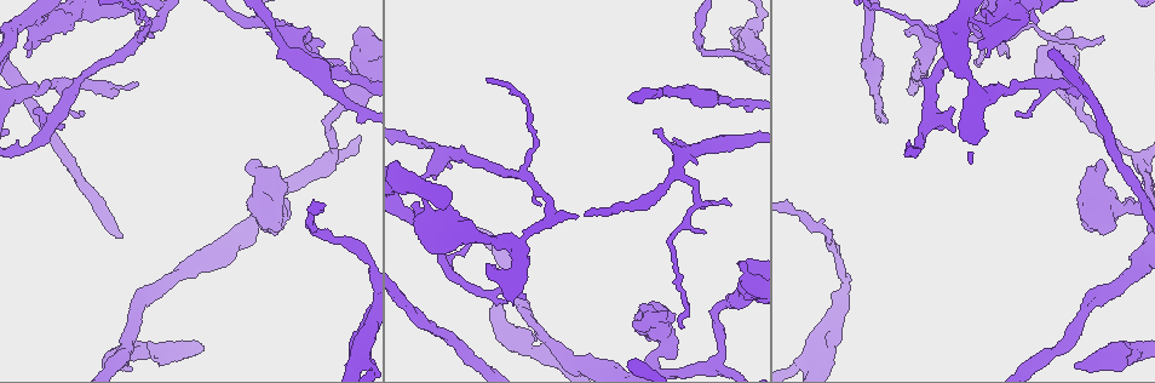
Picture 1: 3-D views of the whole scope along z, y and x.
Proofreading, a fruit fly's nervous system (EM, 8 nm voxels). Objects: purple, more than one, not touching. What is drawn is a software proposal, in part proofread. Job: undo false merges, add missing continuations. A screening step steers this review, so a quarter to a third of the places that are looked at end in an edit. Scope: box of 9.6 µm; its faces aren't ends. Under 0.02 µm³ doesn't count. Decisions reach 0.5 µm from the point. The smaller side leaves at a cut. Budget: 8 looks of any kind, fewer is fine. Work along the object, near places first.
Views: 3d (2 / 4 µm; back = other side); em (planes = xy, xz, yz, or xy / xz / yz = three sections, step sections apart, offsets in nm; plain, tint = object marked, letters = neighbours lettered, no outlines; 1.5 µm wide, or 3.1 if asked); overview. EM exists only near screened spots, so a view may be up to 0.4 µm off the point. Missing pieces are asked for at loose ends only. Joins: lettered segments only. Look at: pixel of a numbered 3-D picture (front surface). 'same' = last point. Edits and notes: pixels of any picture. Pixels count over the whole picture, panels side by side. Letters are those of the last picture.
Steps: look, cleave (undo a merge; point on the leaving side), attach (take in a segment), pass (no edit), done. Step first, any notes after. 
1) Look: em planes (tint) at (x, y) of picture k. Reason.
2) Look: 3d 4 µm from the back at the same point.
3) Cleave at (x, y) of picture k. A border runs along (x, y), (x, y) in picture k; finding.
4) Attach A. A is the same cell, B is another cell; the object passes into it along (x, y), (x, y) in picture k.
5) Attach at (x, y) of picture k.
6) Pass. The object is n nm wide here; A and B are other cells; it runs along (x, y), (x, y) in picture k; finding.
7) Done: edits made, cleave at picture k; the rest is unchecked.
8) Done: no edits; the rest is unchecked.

Look: em xy step 8 (letters) at (1101, 39) of picture 1.

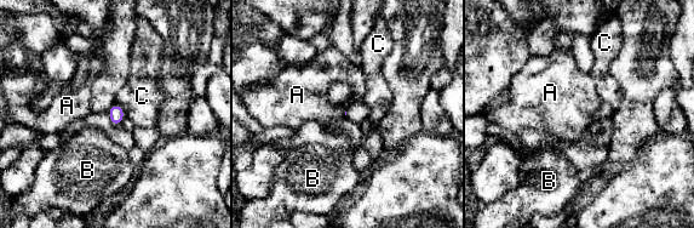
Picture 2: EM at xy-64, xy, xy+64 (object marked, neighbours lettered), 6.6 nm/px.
Look: em planes (letters) at the same point.

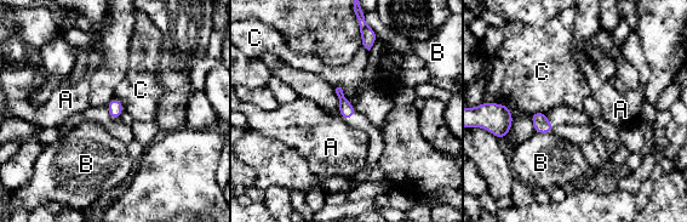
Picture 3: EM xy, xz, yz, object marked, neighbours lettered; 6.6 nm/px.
Pass. The object is 100 nm wide here; A, B and C are other cells; a border runs along (337, 86), (356, 109) in picture 3; none of them fits.

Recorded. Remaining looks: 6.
Look: 3d 2 µm at (332, 158) of picture 1. A fork.

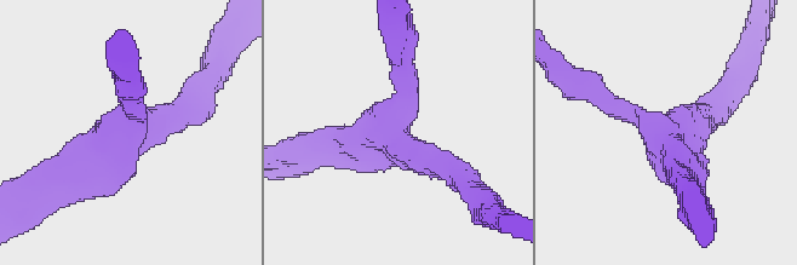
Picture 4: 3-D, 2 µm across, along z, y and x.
Look: em xy step 4 (letters) at (390, 124) of picture 4. 3 arms meet here; the arms are 200, 220, 220 nm wide; now the EM.

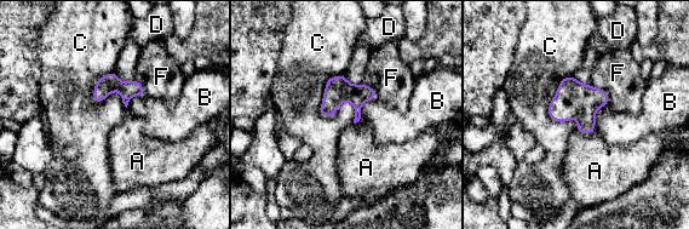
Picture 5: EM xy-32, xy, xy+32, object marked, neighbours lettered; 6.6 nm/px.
Look: em yz step 8 (letters) at the same point. Another direction.

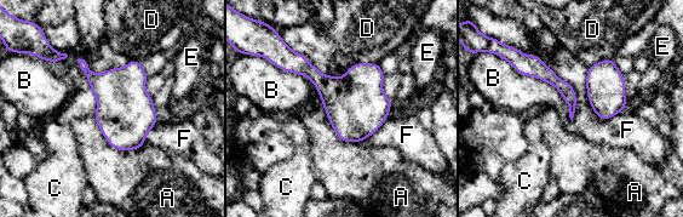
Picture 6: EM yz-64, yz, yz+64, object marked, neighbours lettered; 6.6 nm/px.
Pass. A, B, C, D, E and F are other cells; it runs along (521, 63), (555, 80), (572, 109) in picture 6; one neuron here.

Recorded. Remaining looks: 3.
Look: em xz step 4 (tint) at (838, 255) of picture 1. Thin neck.

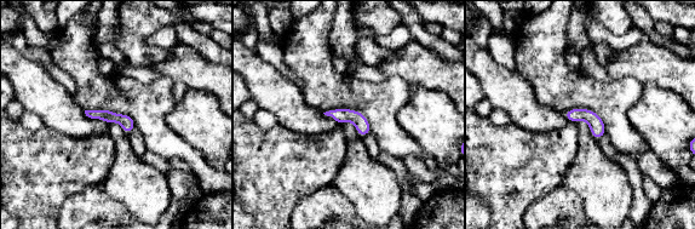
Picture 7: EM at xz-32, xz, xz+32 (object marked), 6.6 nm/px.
Look: em planes (letters) at the same point.

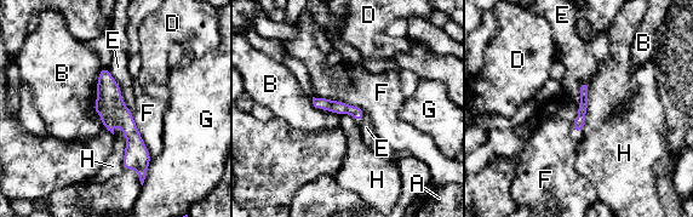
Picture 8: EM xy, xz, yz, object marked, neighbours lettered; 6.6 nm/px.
Pass. The object is 80 nm wide here; A, B, D, E, F, G and H are other cells; a border runs along (115, 123), (125, 136), (124, 169) in picture 8; continuous, no second neuron.

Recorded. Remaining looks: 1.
Done: no edits; the rest is unchecked.

